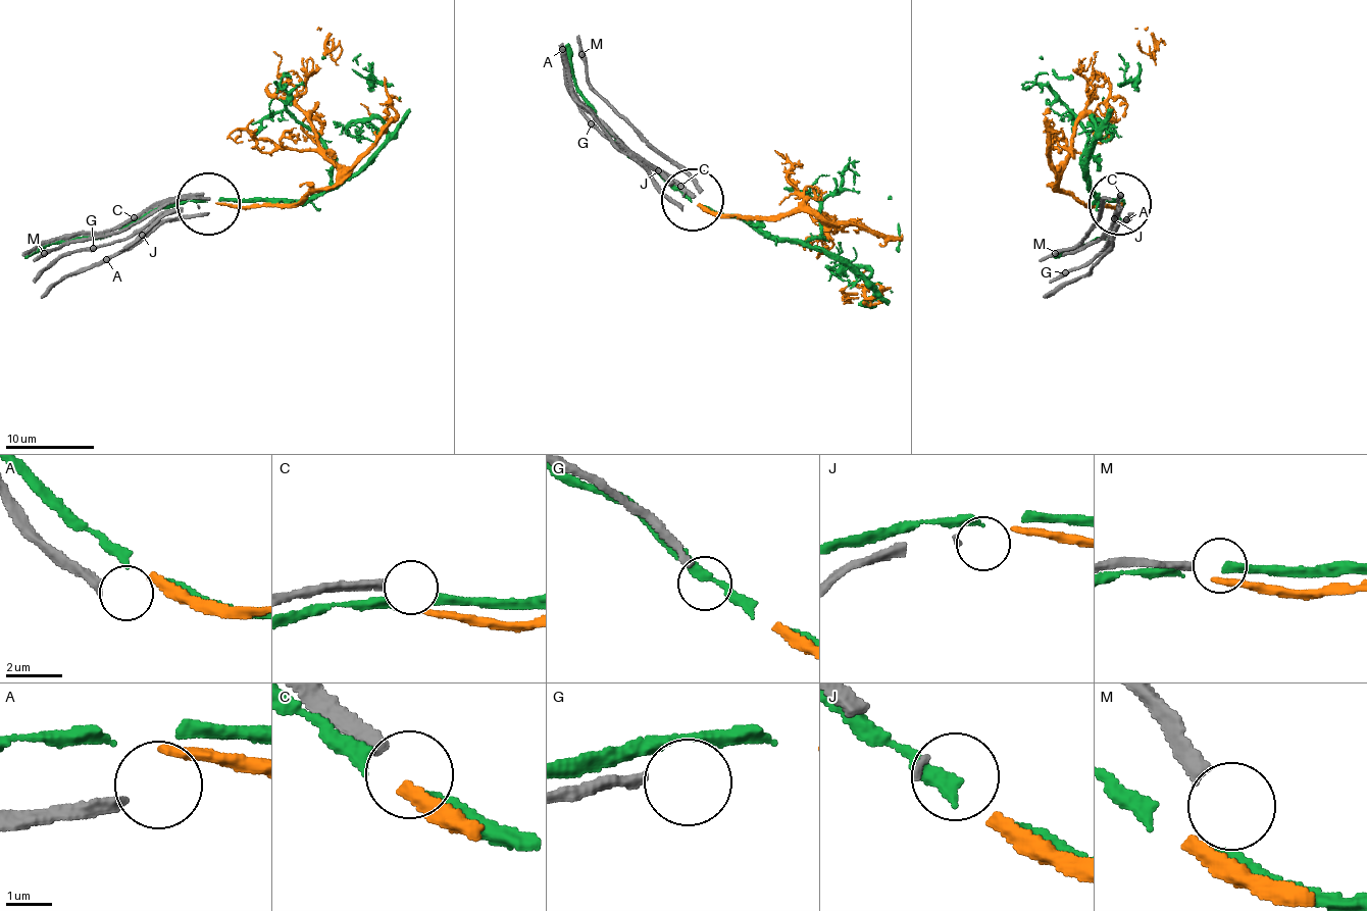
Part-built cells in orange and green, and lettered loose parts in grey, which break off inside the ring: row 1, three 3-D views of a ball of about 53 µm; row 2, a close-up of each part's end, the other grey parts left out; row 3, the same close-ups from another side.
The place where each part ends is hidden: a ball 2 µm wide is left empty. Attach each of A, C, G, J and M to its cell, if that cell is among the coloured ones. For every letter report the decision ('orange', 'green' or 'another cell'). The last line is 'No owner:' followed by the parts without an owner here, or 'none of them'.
A: another cell
C: another cell
G: another cell
J: another cell
M: another cell
No owner: A, C, G, J, M

